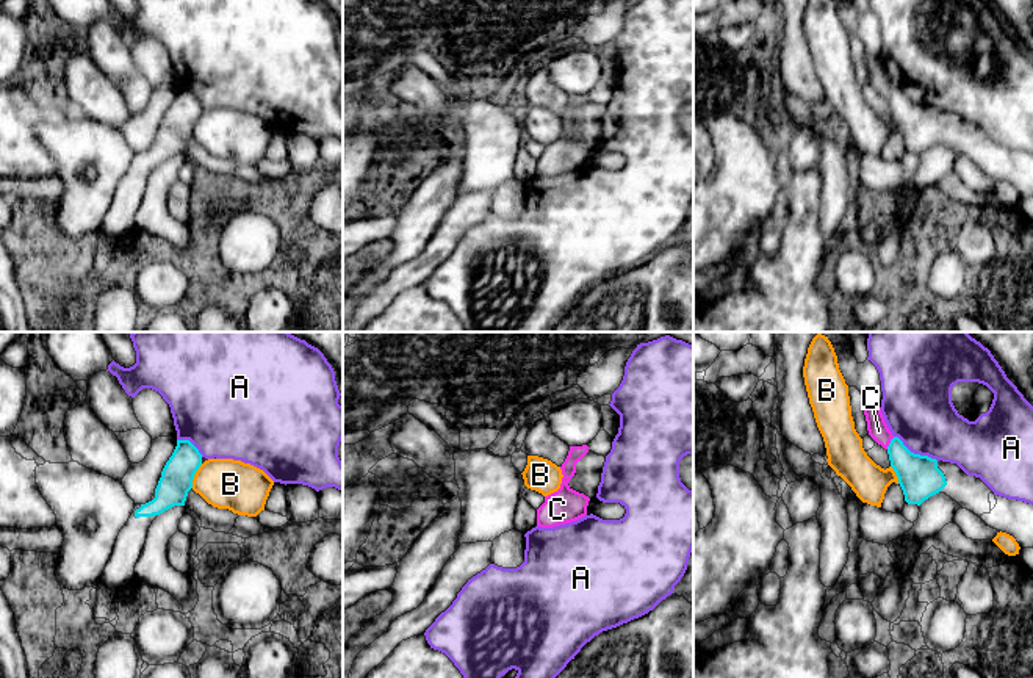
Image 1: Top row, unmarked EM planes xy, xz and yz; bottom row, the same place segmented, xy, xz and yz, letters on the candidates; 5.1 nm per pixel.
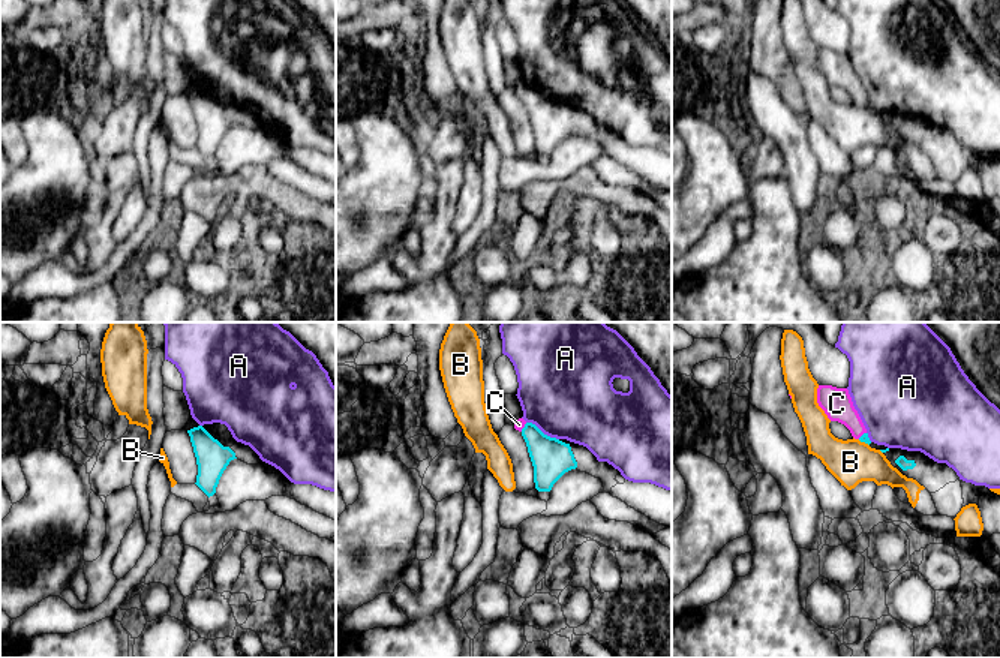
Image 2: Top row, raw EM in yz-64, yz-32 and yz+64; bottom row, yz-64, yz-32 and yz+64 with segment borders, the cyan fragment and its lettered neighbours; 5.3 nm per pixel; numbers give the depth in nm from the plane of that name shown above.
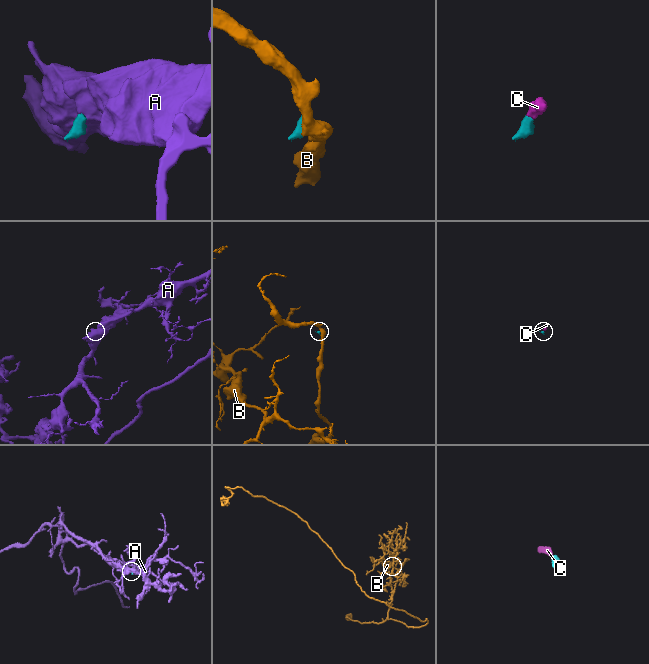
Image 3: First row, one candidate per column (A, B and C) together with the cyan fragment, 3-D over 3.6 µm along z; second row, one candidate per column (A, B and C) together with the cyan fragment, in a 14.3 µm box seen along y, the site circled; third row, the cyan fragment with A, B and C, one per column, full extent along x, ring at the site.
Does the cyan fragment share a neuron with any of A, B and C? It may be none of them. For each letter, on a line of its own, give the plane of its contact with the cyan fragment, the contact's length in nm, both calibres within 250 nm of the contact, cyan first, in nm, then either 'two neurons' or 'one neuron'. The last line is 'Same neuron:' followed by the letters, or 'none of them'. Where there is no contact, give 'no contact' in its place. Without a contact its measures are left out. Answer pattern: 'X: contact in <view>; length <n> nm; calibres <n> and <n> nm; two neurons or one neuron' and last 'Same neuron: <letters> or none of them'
A: contact in yz; length 260 nm; calibres 220 and 360 nm; two neurons
B: contact in xy; length 140 nm; calibres 170 and 260 nm; two neurons
C: contact in yz; length 80 nm; calibres 220 and 100 nm; one neuron
Same neuron: C

